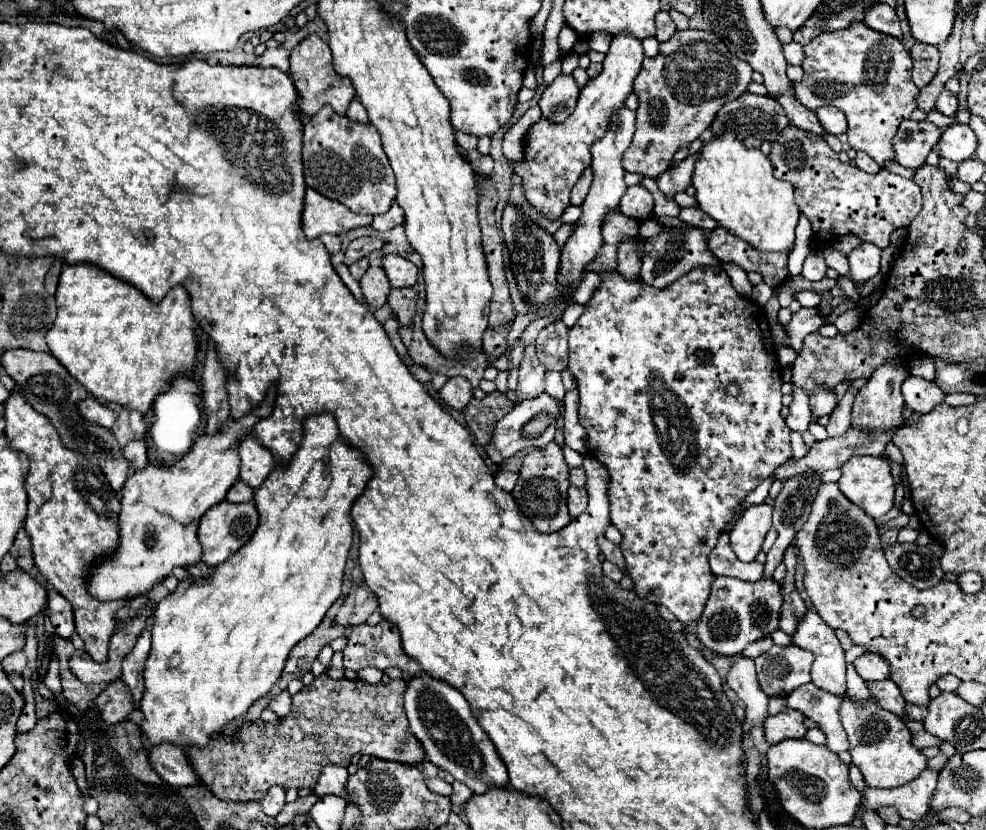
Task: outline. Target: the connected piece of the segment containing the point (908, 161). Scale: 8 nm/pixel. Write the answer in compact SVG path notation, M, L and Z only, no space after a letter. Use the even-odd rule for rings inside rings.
M903 121L893 137L895 161L907 169L919 169L939 137L941 129L929 121Z

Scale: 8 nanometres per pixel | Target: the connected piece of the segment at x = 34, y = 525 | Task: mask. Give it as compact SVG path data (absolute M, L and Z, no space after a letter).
M11 391L7 403L5 403L5 437L11 449L23 451L29 461L29 479L25 481L25 489L29 495L29 509L27 509L27 519L25 519L25 531L31 537L33 543L33 557L37 569L47 577L49 585L57 589L71 605L75 613L75 631L83 639L85 649L89 655L93 655L95 661L105 661L107 659L107 647L109 639L115 629L115 613L125 605L125 603L95 603L83 591L83 571L87 569L87 563L91 563L91 555L99 555L99 551L111 551L115 547L115 515L119 513L119 499L115 497L111 485L105 479L105 473L101 471L99 465L93 465L85 455L67 449L53 427L53 423L35 411L25 397L19 391Z

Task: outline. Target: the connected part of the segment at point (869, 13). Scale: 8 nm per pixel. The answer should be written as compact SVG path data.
M877 1L871 7L867 7L865 23L869 27L873 27L875 31L881 31L881 33L887 33L887 35L895 35L895 37L901 39L901 25L897 25L899 23L897 13L887 3Z

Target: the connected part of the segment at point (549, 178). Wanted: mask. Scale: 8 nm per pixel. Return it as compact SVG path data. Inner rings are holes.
M615 35L611 49L605 55L603 71L581 89L573 115L563 123L539 119L527 129L523 139L523 159L509 165L523 179L521 187L527 203L543 217L559 219L563 209L569 205L569 193L575 181L591 163L591 145L607 133L613 113L617 113L625 105L627 95L633 93L633 79L641 69L643 57L639 39L631 39L631 35Z

